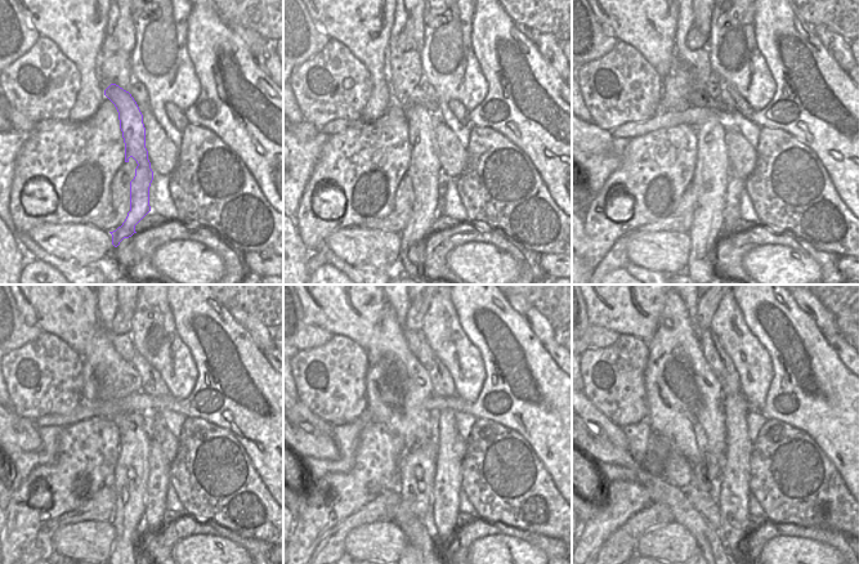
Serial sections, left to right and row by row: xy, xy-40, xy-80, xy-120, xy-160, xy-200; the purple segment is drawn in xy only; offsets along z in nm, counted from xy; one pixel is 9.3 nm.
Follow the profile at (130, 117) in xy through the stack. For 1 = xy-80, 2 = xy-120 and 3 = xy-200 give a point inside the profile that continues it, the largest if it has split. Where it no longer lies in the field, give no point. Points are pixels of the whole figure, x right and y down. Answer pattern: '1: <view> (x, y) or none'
1: xy-80 (712, 170)
2: xy-120 (130, 477)
3: xy-200 (706, 478)

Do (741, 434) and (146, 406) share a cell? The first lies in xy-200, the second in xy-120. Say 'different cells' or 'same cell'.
different cells

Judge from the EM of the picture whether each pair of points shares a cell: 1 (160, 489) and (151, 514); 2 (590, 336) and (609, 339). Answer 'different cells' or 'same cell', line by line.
1: same cell
2: same cell

